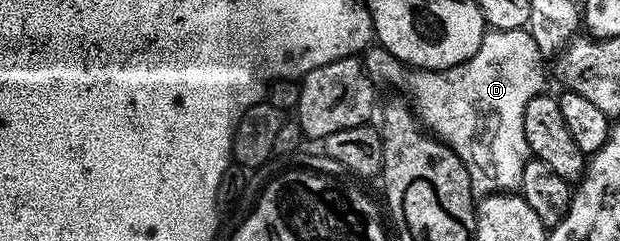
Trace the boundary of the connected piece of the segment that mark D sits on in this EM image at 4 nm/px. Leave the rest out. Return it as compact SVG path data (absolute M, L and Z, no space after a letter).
M516 28L502 32L486 31L480 50L471 58L467 58L467 62L450 68L412 72L380 46L370 47L364 53L363 63L366 72L374 81L386 80L387 83L409 92L408 99L417 119L460 158L471 178L473 191L478 197L490 196L492 192L511 192L520 189L523 170L531 158L527 134L523 130L525 107L527 102L531 102L531 98L546 91L544 64L547 64L547 60L542 56L535 38L528 30Z

